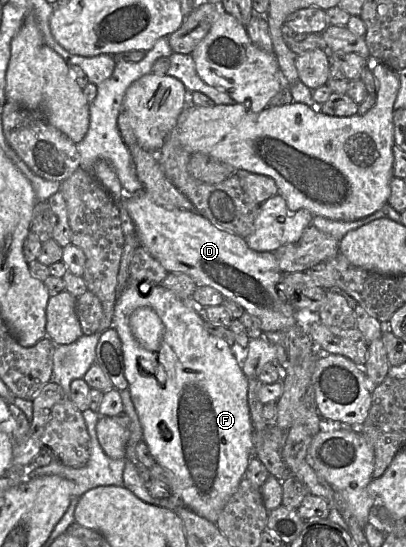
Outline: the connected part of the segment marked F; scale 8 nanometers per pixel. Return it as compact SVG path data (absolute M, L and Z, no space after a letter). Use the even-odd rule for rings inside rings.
M129 279L128 284L118 295L114 306L112 328L117 331L117 334L122 343L123 359L124 359L124 375L128 381L128 390L130 391L131 398L137 414L139 416L142 431L143 440L146 442L150 453L154 457L157 464L165 468L171 477L171 494L179 498L187 508L191 509L198 516L205 518L214 524L219 517L220 512L227 504L232 495L237 491L241 480L244 478L245 471L248 463L253 456L253 424L250 416L250 410L248 406L248 378L242 370L242 366L238 363L234 356L231 346L225 343L220 338L212 335L205 327L202 309L192 300L182 300L170 290L163 287L161 284L152 284L150 291L147 295L143 294L138 286L141 282ZM140 307L150 307L159 316L161 322L164 325L164 334L160 343L160 347L157 351L149 351L143 348L137 340L134 338L130 328L130 316Z

